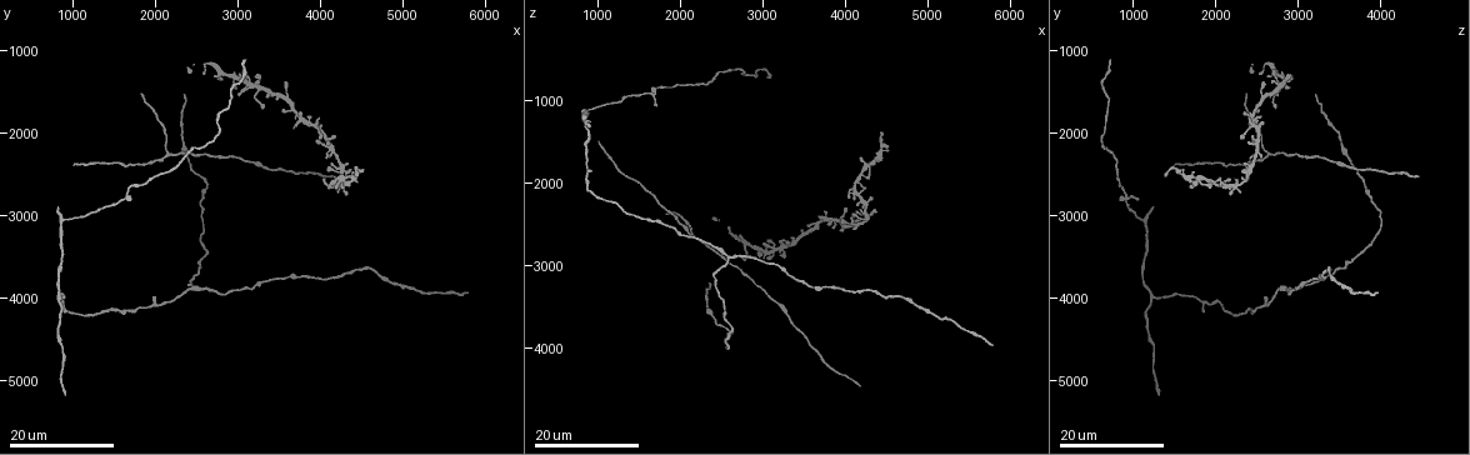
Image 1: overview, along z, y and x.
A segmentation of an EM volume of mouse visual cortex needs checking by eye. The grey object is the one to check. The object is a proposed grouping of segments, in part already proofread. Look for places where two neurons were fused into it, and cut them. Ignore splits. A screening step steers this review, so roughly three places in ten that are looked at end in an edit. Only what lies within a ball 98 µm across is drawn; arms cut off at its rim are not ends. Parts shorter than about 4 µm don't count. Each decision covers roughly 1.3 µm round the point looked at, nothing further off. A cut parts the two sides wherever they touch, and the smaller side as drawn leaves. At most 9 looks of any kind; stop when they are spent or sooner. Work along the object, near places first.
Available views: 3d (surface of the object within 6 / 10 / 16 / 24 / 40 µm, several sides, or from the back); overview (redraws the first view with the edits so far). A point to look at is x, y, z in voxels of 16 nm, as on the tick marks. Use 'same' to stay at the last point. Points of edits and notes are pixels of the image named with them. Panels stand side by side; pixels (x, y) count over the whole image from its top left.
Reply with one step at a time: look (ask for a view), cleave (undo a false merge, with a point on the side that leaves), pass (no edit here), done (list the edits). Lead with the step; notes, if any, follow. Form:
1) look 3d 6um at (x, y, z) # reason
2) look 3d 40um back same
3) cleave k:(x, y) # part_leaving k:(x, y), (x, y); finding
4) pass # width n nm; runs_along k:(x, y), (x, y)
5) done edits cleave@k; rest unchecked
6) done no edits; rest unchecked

look 3d 24um at (2150, 2250, 2600) # arms part here

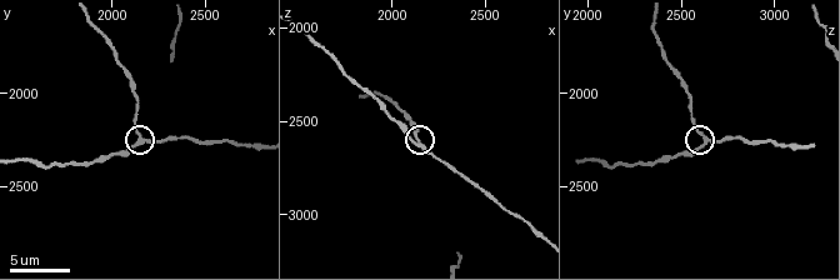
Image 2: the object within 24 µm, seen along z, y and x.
look 3d 10um at (2160, 2260, 2640) # closer look

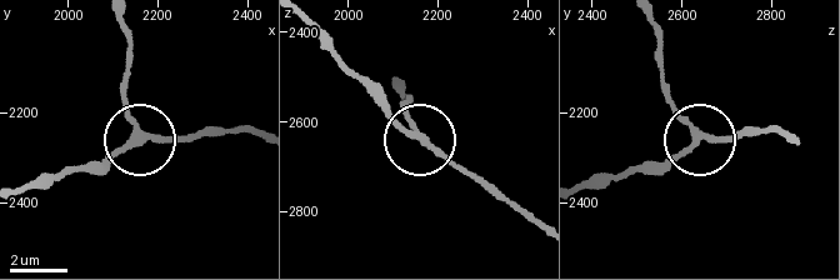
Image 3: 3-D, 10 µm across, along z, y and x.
pass # runs_along 3:(581, 190), (660, 166), (689, 146), (694, 133), (663, 85); one neuron here

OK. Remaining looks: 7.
look 3d 16um at (1650, 2750, 950) # looks like a crossing

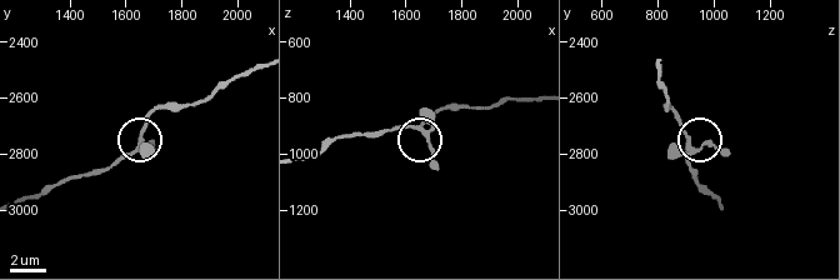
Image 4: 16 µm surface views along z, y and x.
look 3d 10um at (1670, 2780, 920)

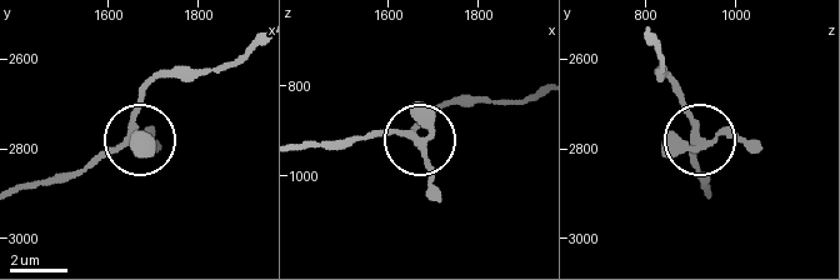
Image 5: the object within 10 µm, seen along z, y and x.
pass # runs_along 5:(706, 194), (693, 163), (700, 143), (735, 136), (761, 148); continuous, no second neuron

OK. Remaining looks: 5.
look 3d 16um at (2000, 4050, 2600) # three-way junction

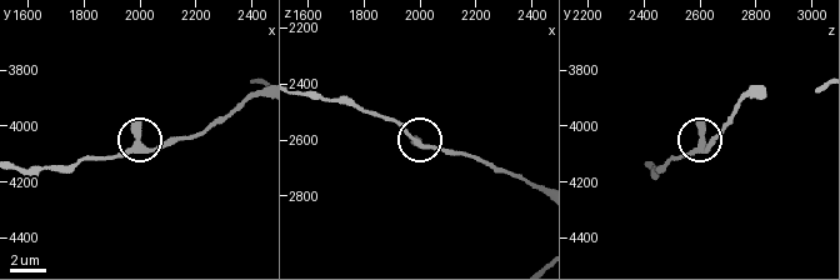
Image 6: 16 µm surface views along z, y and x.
look 3d 6um at (1990, 4060, 2610)

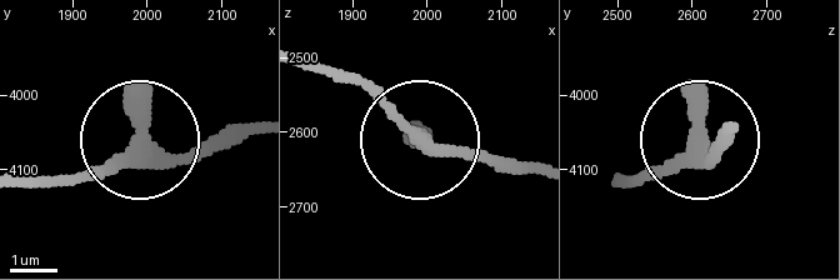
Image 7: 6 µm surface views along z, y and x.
look 3d 6um back at (1985, 4070, 2605) # other side

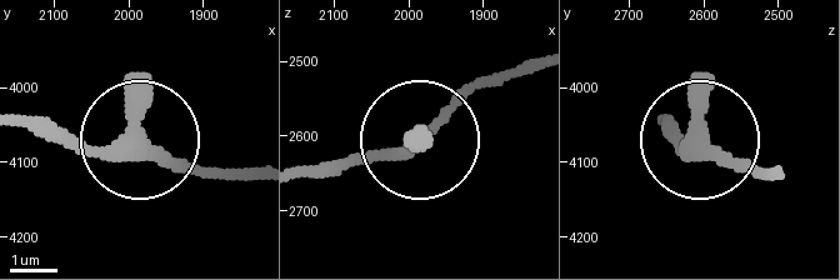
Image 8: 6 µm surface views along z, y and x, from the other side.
pass # arms 3; runs_along 8:(134, 146), (214, 174); one neuron here

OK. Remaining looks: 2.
look 3d 16um at (5100, 3850, 3600) # calibre changes

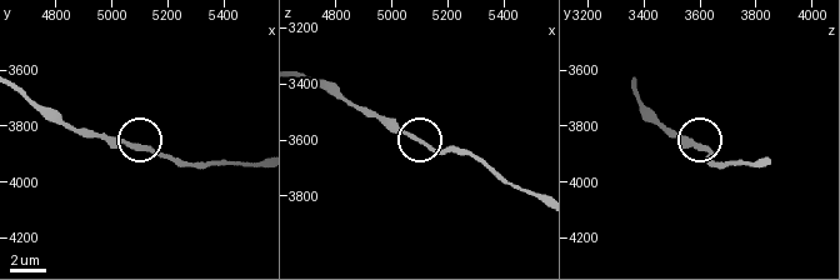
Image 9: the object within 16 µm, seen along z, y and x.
look 3d 6um at (5070, 3870, 3580)

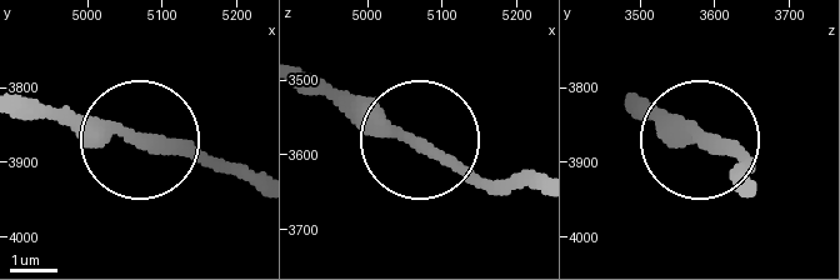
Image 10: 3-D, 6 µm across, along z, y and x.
pass # runs_along 10:(28, 96), (226, 164); continuous, no second neuron

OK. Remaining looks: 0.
done no edits; rest unchecked

